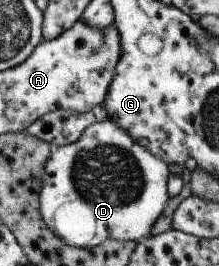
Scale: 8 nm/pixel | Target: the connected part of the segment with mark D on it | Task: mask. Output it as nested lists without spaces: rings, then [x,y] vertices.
[[[111,119],[91,124],[85,128],[85,131],[83,131],[81,137],[76,142],[59,147],[59,150],[55,154],[50,155],[46,161],[42,177],[43,185],[40,188],[41,217],[47,224],[47,227],[53,231],[59,239],[62,239],[66,244],[78,248],[91,249],[107,239],[117,239],[122,242],[135,242],[137,244],[141,239],[152,235],[155,220],[162,214],[164,207],[167,205],[167,200],[170,198],[169,193],[167,193],[167,184],[171,173],[167,166],[168,165],[162,159],[154,156],[150,151],[147,151],[146,147],[143,147],[134,139],[131,139],[131,136],[114,121],[111,121]]]

